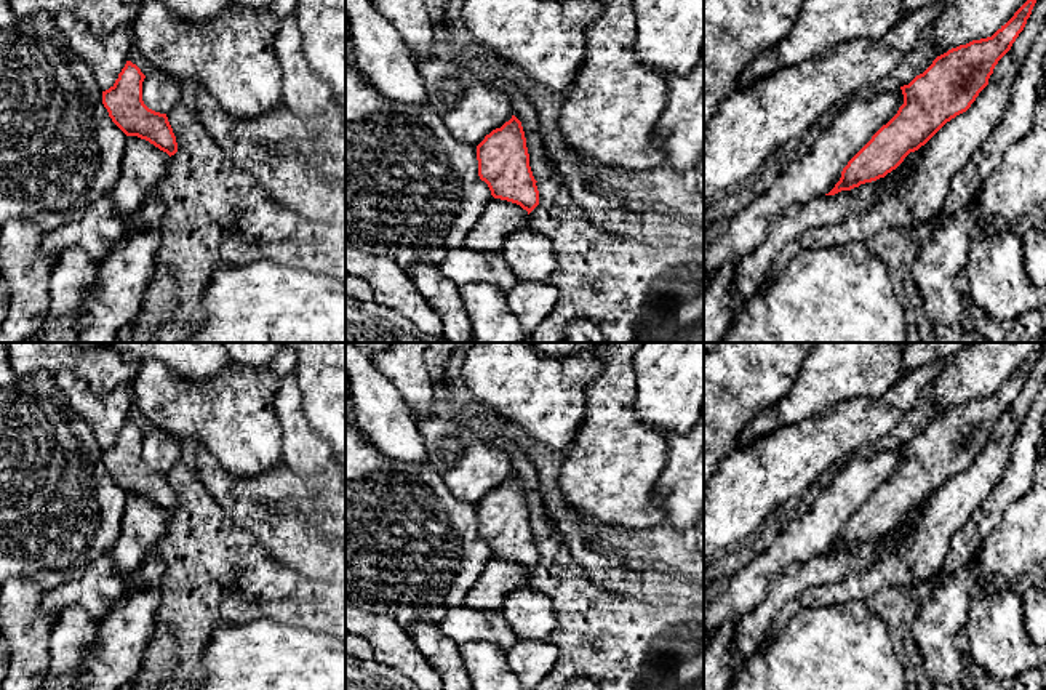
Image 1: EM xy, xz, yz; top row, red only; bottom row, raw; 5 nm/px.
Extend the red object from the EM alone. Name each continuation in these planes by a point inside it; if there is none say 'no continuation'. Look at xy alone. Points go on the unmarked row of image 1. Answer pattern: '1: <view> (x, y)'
1: xy (144, 525)

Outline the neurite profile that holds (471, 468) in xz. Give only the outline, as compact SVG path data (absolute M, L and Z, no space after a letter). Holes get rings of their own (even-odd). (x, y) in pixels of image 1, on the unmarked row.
M459 418L417 419L427 458L451 493L477 506L513 474L505 445L491 445Z

